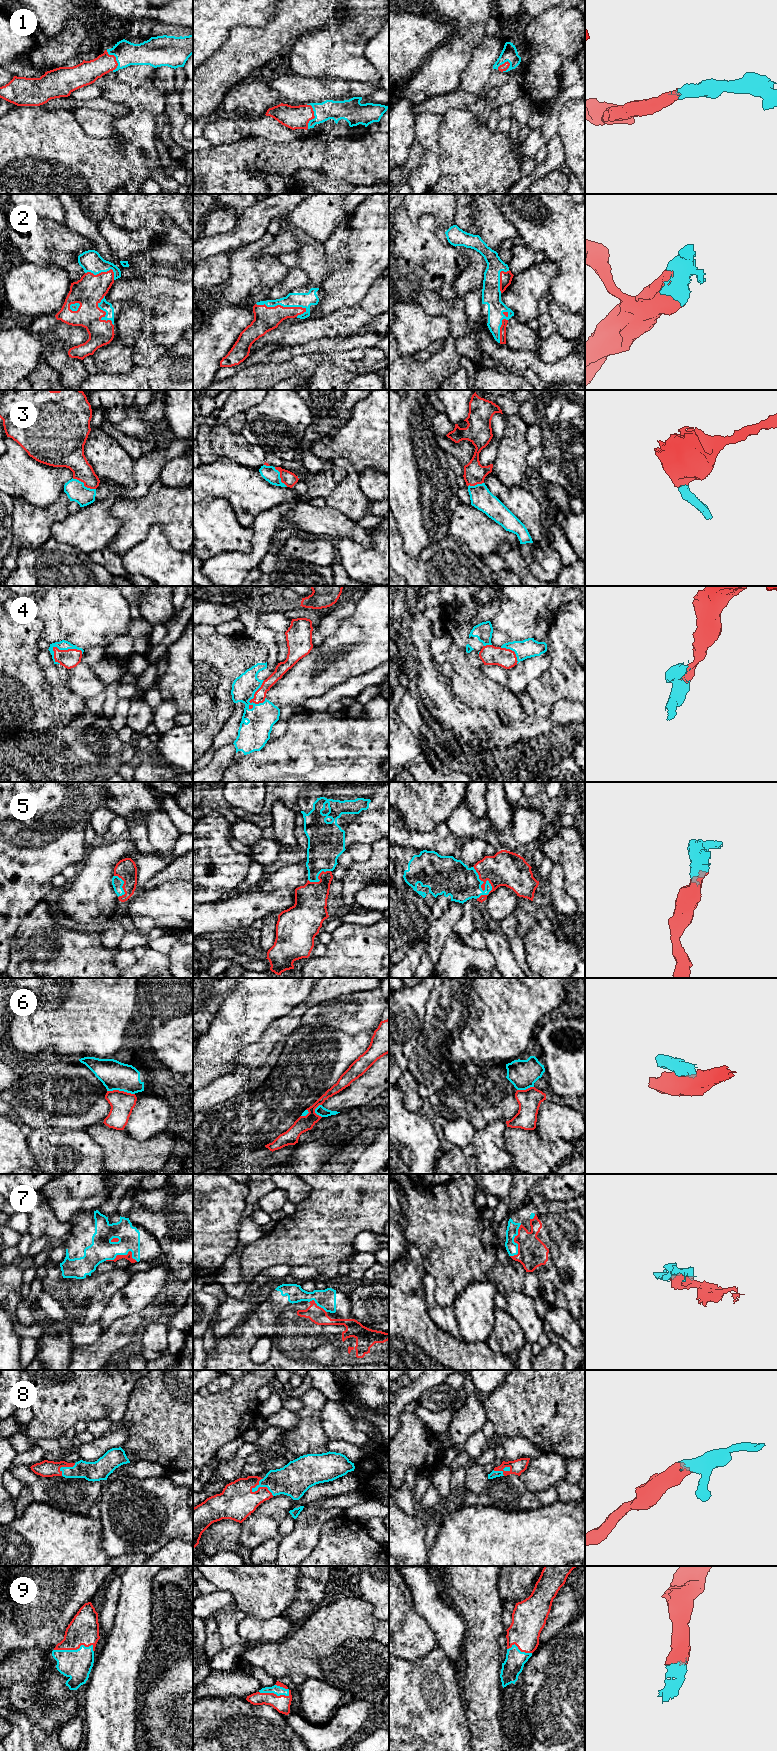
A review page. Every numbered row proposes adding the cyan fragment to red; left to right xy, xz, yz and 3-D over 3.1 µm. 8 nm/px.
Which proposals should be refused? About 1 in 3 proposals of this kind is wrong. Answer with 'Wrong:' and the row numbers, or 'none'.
Wrong: 6

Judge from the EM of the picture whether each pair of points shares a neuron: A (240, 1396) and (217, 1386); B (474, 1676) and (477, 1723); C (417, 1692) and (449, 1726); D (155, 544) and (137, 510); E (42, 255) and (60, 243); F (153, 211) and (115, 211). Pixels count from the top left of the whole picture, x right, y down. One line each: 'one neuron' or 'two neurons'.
A: two neurons
B: one neuron
C: one neuron
D: two neurons
E: one neuron
F: one neuron

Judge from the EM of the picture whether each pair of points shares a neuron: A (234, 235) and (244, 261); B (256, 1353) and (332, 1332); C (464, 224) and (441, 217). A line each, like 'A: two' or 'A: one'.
A: two
B: two
C: two

